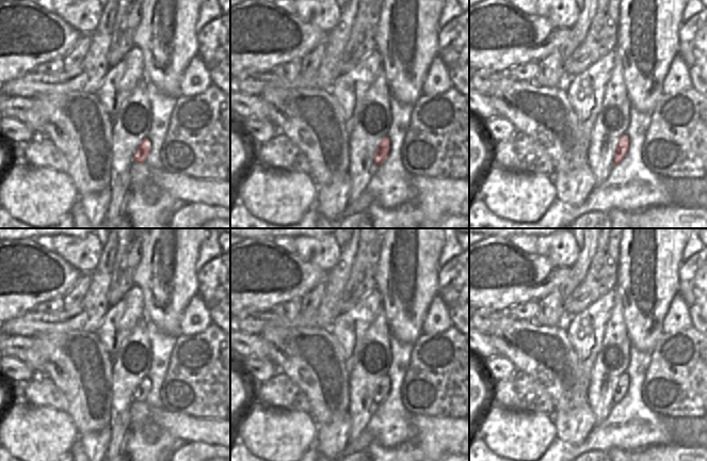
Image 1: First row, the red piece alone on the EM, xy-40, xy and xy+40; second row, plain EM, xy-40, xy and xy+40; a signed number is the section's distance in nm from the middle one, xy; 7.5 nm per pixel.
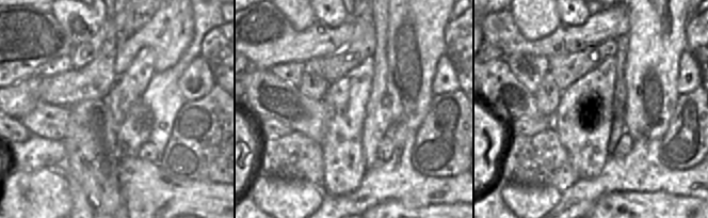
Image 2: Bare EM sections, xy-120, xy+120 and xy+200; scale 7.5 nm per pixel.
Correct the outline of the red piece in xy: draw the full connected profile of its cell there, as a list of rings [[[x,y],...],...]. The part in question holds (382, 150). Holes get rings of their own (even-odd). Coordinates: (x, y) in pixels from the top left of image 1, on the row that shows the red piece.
[[[387,136],[381,139],[374,152],[374,164],[375,165],[380,165],[385,160],[385,158],[389,154],[389,145],[390,145],[390,141]]]

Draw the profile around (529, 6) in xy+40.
[[[510,0],[513,5],[521,10],[523,12],[536,16],[536,0]]]

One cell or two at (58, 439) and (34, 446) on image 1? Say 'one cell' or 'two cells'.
one cell

